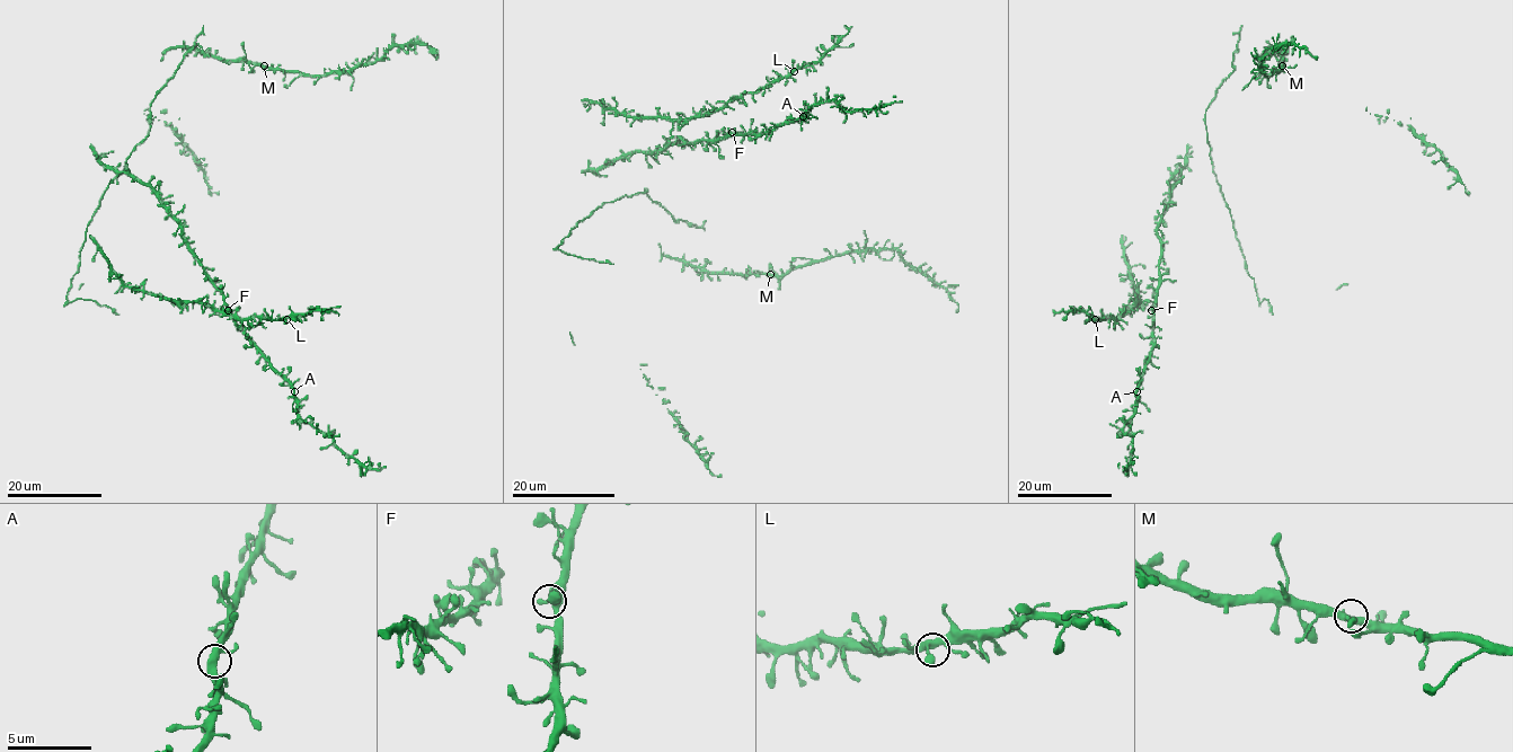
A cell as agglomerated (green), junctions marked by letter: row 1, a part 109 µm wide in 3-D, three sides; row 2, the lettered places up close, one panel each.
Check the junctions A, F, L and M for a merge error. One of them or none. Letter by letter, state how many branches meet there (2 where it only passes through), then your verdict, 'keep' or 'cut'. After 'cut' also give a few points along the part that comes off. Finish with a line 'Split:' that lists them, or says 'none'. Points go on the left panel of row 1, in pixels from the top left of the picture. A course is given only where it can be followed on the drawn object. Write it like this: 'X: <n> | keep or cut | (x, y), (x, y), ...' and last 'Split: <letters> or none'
A: 3 | keep
F: 3 | keep
L: 4 | keep
M: 3 | keep
Split: none

